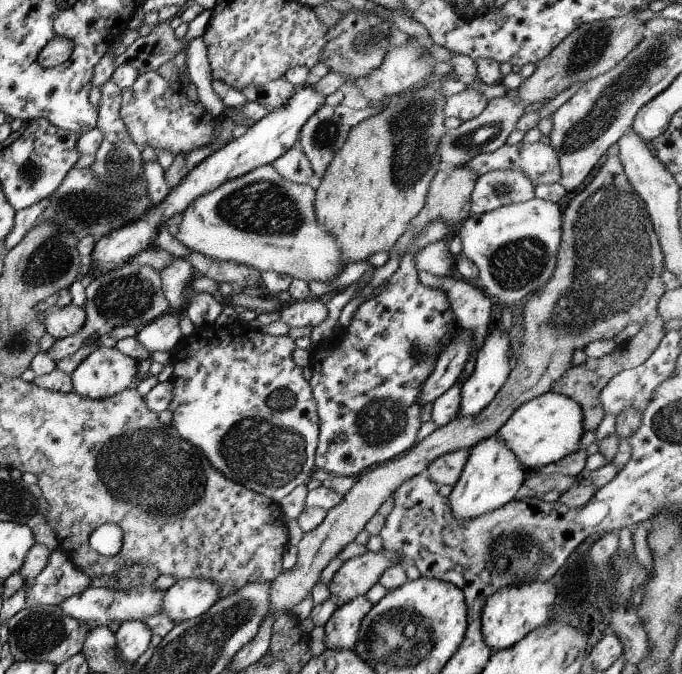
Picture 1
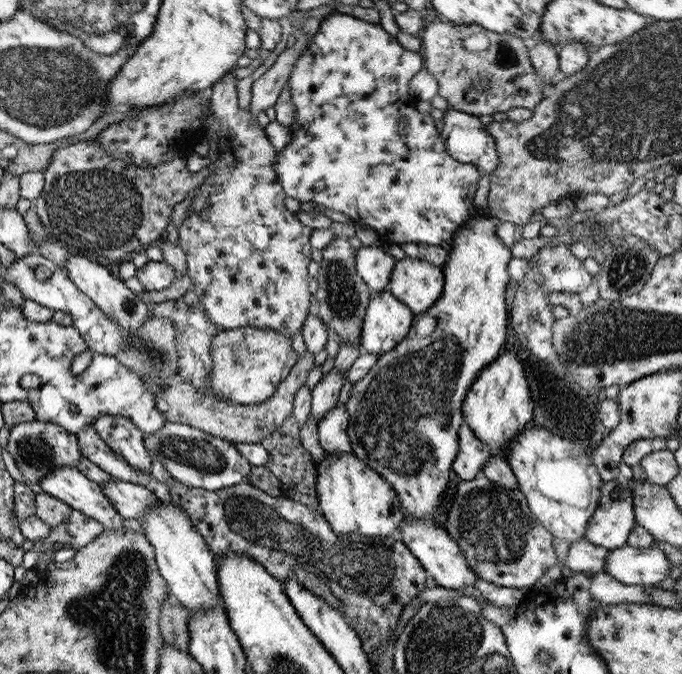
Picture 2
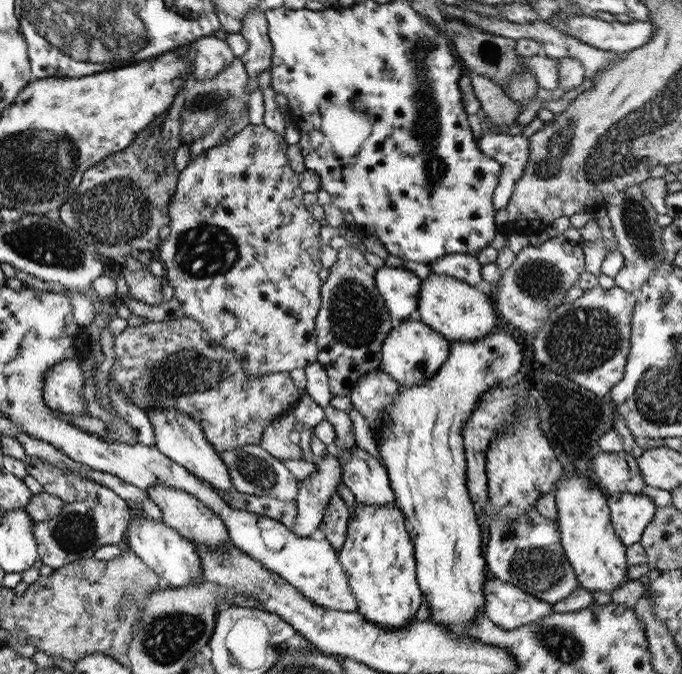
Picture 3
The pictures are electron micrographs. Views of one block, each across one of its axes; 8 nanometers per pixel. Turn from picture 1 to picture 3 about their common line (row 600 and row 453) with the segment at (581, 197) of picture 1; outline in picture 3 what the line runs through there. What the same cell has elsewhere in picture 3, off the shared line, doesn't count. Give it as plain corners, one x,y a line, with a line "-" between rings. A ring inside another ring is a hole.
292,411
275,417
264,429
259,446
276,459
301,459
301,451
288,437
296,420

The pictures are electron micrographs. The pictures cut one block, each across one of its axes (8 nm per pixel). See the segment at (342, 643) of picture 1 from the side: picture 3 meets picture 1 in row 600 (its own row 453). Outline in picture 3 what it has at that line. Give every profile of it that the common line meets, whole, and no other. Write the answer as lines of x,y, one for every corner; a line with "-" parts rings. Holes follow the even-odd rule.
353,447
340,466
340,482
364,505
394,506
394,494
382,464
361,447

